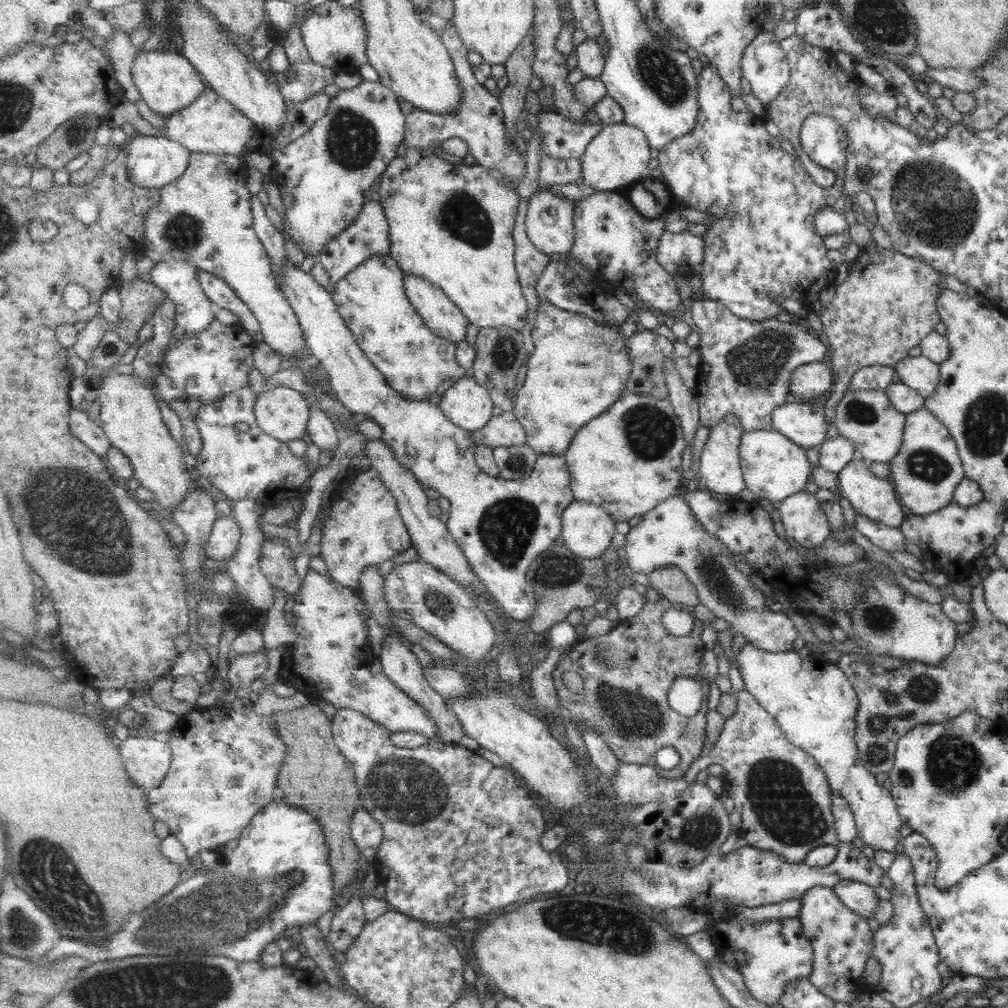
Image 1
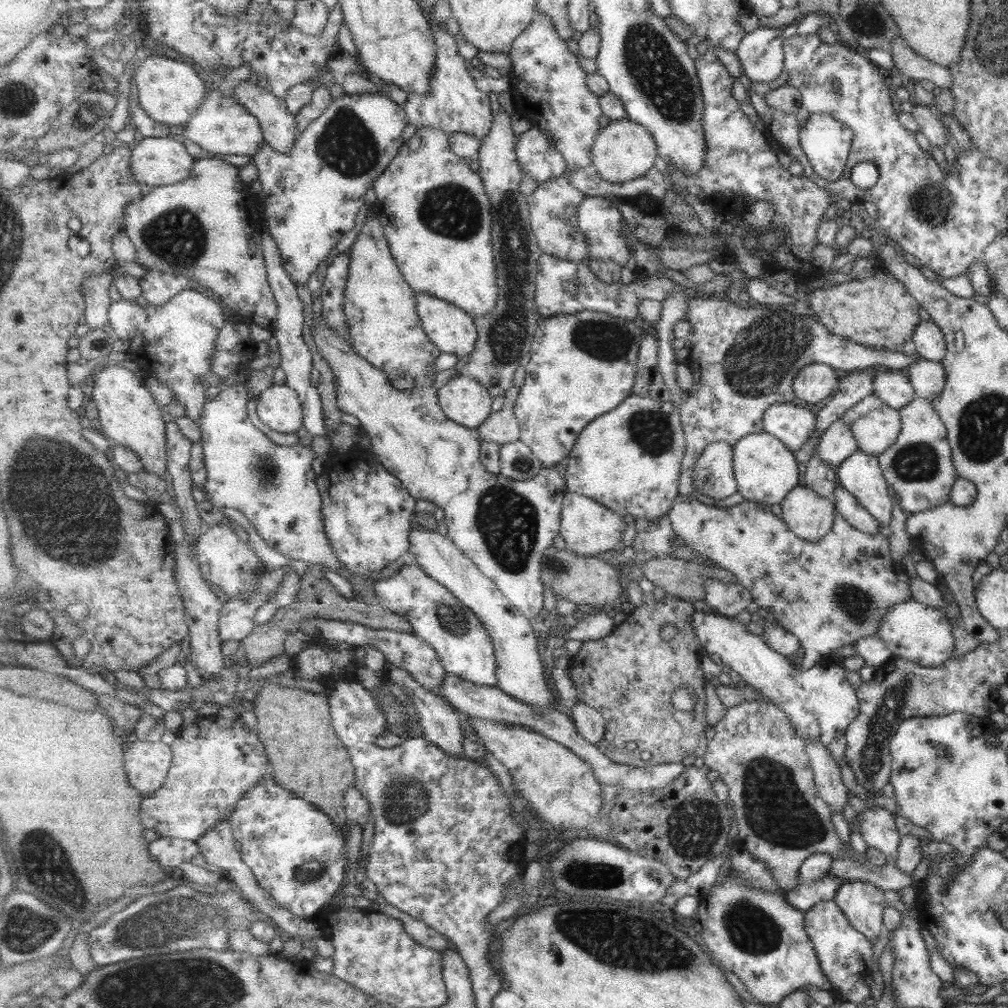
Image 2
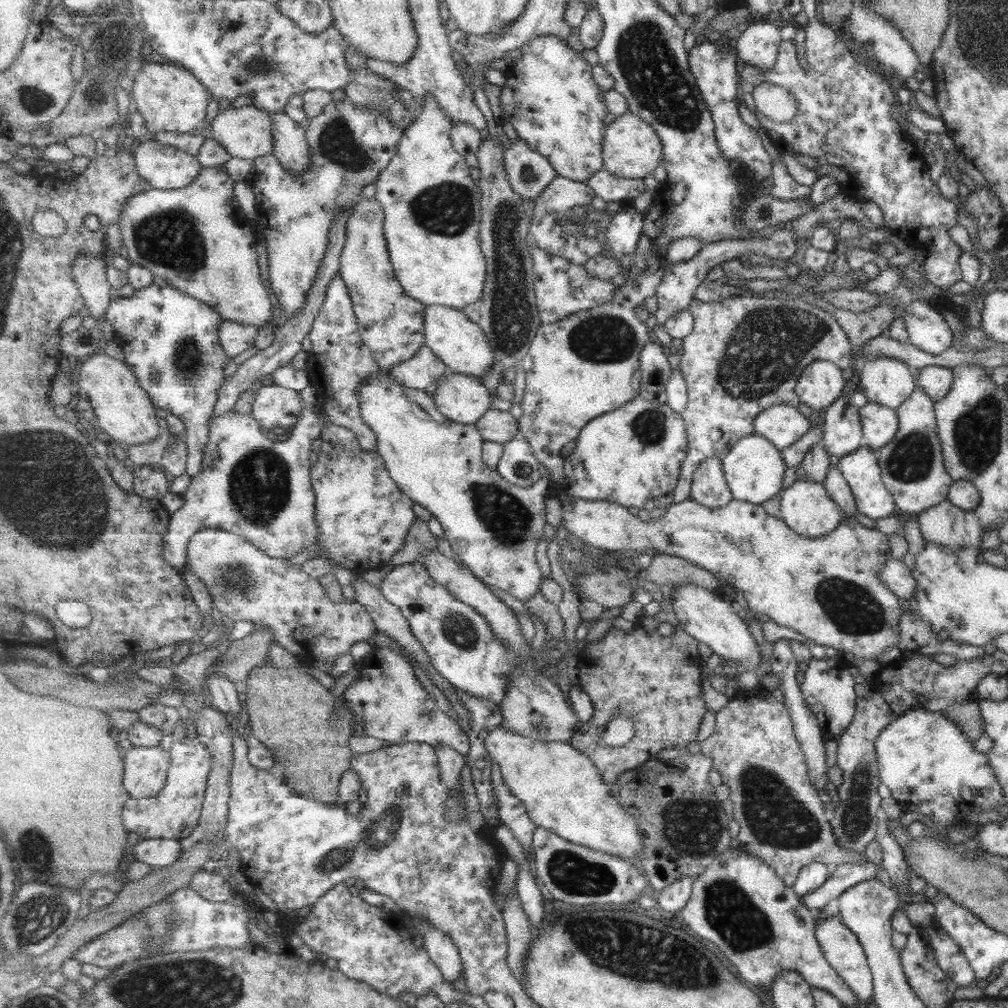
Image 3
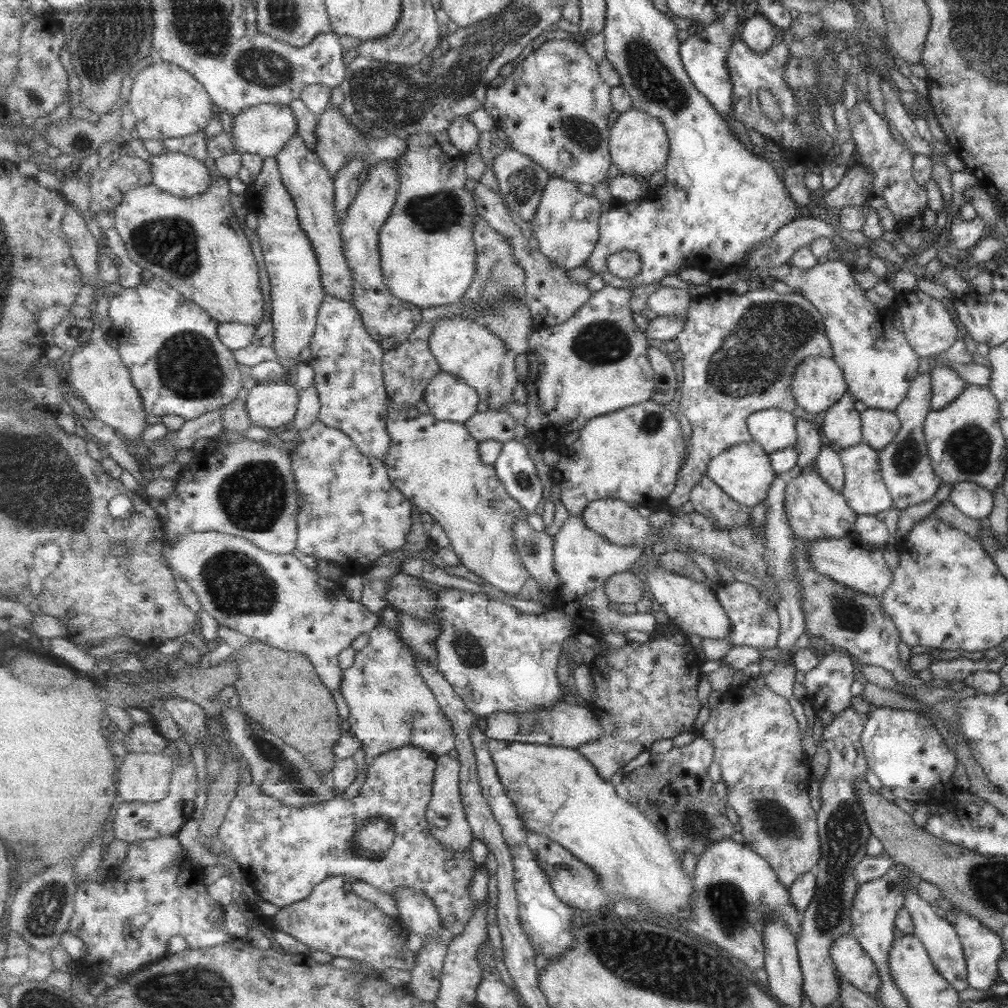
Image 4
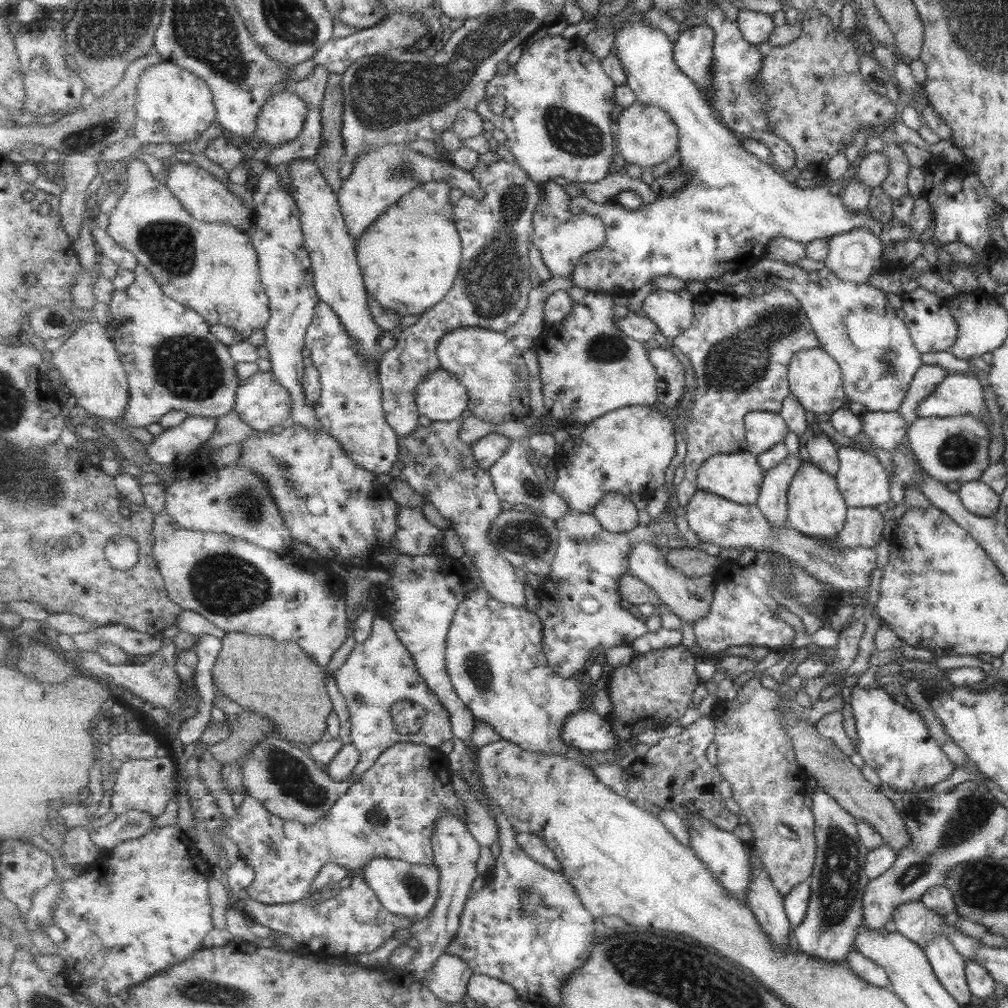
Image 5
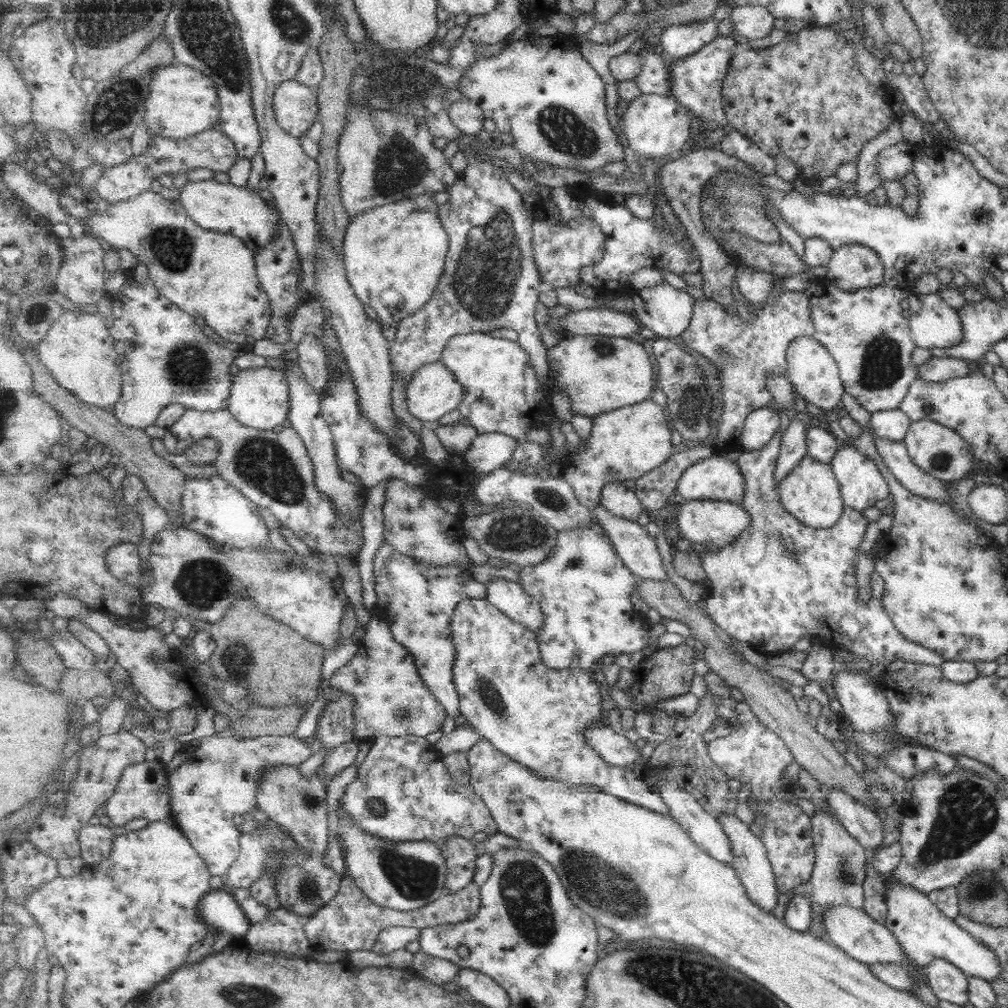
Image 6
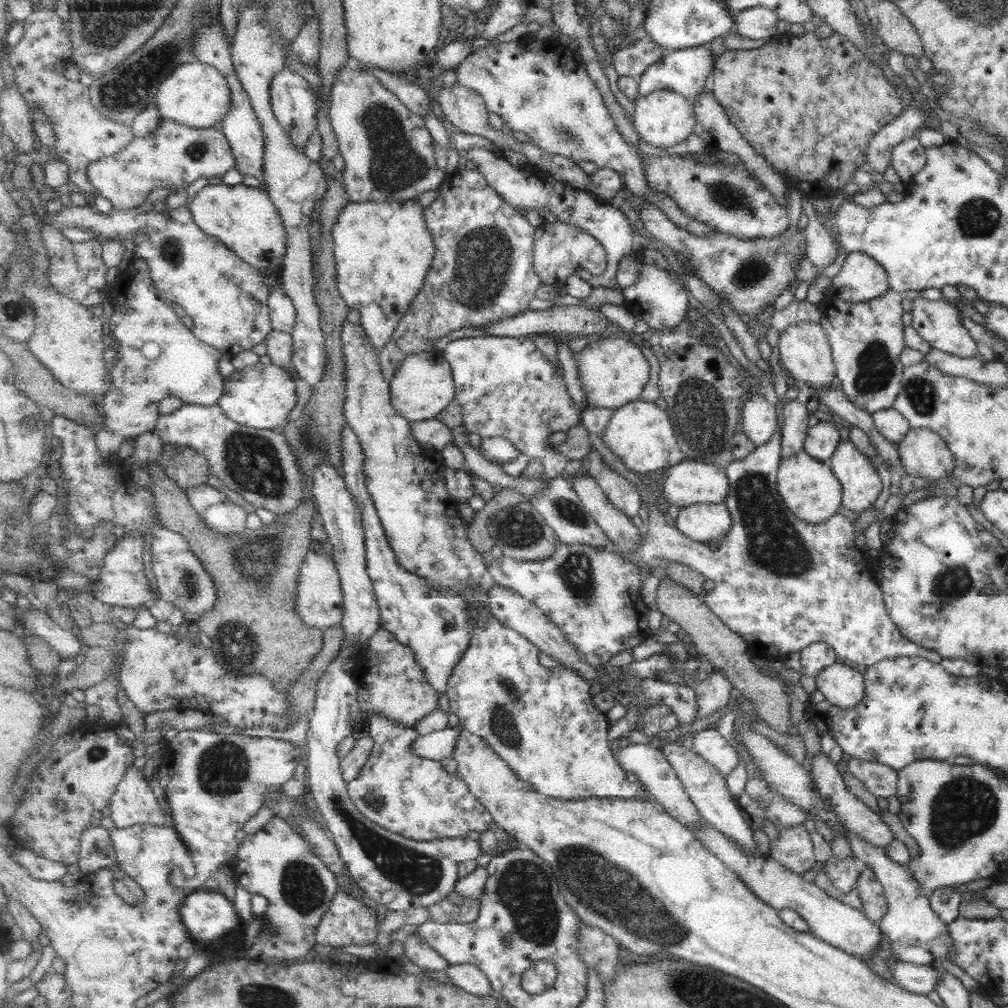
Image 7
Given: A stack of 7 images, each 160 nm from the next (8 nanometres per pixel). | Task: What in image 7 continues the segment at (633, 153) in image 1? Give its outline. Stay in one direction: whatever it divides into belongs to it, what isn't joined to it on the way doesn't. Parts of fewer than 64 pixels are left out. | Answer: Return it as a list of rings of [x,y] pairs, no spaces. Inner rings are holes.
[[[671,89],[655,91],[647,96],[639,97],[635,100],[632,118],[640,138],[653,148],[666,148],[679,144],[694,134],[697,127],[693,103],[689,102],[685,96],[681,96],[681,93]]]

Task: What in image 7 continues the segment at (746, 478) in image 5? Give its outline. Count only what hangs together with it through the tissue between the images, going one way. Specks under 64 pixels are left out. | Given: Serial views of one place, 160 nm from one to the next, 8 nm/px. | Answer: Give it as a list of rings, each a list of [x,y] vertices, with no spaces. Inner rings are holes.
[[[683,460],[666,469],[664,498],[679,509],[703,503],[724,503],[731,490],[725,467]]]

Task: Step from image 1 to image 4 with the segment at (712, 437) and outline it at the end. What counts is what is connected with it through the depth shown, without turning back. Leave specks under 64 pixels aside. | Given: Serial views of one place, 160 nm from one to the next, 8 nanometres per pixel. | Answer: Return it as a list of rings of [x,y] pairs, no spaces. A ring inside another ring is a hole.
[[[705,475],[691,491],[690,502],[694,510],[704,513],[721,529],[748,524],[751,508],[733,500],[714,480]]]

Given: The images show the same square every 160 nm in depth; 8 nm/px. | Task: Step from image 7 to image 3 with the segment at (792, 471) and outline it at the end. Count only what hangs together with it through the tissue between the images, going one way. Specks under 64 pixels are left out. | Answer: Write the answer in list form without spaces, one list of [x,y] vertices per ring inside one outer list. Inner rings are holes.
[[[807,479],[796,480],[781,492],[779,518],[793,532],[811,539],[835,531],[836,526],[844,519],[857,522],[867,528],[874,528],[874,519],[867,518],[863,514],[855,513],[851,518],[846,518],[840,511],[840,507],[828,496],[823,484]]]

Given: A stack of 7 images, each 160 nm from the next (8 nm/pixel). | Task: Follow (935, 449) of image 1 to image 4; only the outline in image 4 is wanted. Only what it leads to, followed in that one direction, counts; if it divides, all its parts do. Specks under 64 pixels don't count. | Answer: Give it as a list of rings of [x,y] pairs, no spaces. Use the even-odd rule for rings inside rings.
[[[921,373],[915,375],[914,379],[909,383],[905,398],[893,410],[899,419],[900,427],[896,435],[878,451],[879,474],[891,496],[892,507],[899,510],[928,501],[936,494],[937,490],[940,490],[939,485],[944,482],[931,468],[930,460],[927,456],[924,432],[922,431],[925,415],[930,409],[930,394],[930,374]]]

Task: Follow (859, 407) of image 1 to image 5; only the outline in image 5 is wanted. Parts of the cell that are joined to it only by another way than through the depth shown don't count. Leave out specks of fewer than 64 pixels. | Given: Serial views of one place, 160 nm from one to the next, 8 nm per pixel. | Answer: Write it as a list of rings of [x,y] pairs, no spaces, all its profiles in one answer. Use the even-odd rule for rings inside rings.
[[[867,411],[861,416],[860,423],[860,430],[877,448],[891,451],[904,440],[906,422],[897,411]]]

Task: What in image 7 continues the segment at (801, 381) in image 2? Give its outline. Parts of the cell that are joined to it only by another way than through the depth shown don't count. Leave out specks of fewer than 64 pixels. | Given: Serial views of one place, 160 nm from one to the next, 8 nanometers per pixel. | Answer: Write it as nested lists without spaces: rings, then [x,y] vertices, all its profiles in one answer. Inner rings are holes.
[[[797,323],[778,332],[778,353],[781,366],[794,379],[803,380],[814,391],[826,389],[835,376],[831,345],[824,333],[822,323]]]

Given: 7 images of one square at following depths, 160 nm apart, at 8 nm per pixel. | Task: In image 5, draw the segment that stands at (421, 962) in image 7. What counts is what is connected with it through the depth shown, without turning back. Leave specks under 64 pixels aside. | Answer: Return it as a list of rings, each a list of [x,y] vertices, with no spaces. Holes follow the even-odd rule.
[[[445,953],[433,965],[426,976],[426,985],[432,989],[441,1000],[457,1004],[463,1003],[463,998],[469,996],[468,984],[474,970],[460,956]]]

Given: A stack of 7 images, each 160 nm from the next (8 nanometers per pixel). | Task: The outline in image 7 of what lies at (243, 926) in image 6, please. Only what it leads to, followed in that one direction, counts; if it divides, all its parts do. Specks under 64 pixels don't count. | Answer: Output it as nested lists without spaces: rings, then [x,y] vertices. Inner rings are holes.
[[[194,890],[185,897],[180,908],[181,918],[191,933],[191,941],[197,946],[203,944],[213,944],[224,933],[233,928],[239,928],[241,918],[234,901],[227,898],[218,890]]]

